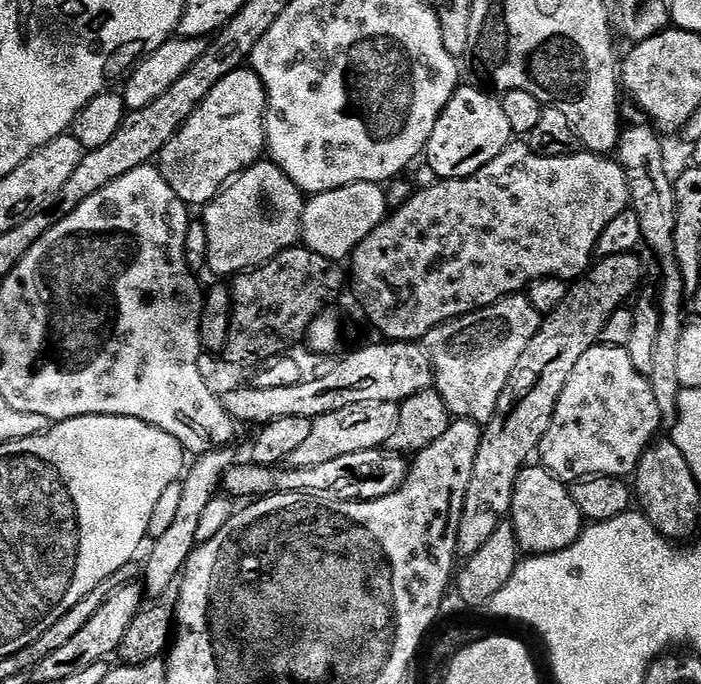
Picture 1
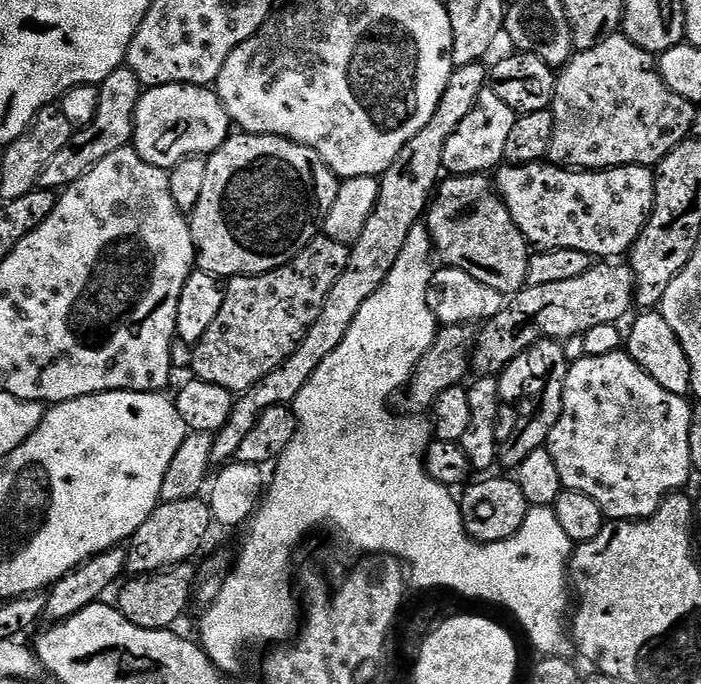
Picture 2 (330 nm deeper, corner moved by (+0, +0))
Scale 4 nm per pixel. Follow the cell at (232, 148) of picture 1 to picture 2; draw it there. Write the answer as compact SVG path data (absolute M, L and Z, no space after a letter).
M163 84L157 88L141 91L136 107L136 129L132 135L132 144L139 156L148 164L165 170L171 170L177 164L192 157L207 158L227 142L234 125L226 114L219 96L211 87L198 84Z

